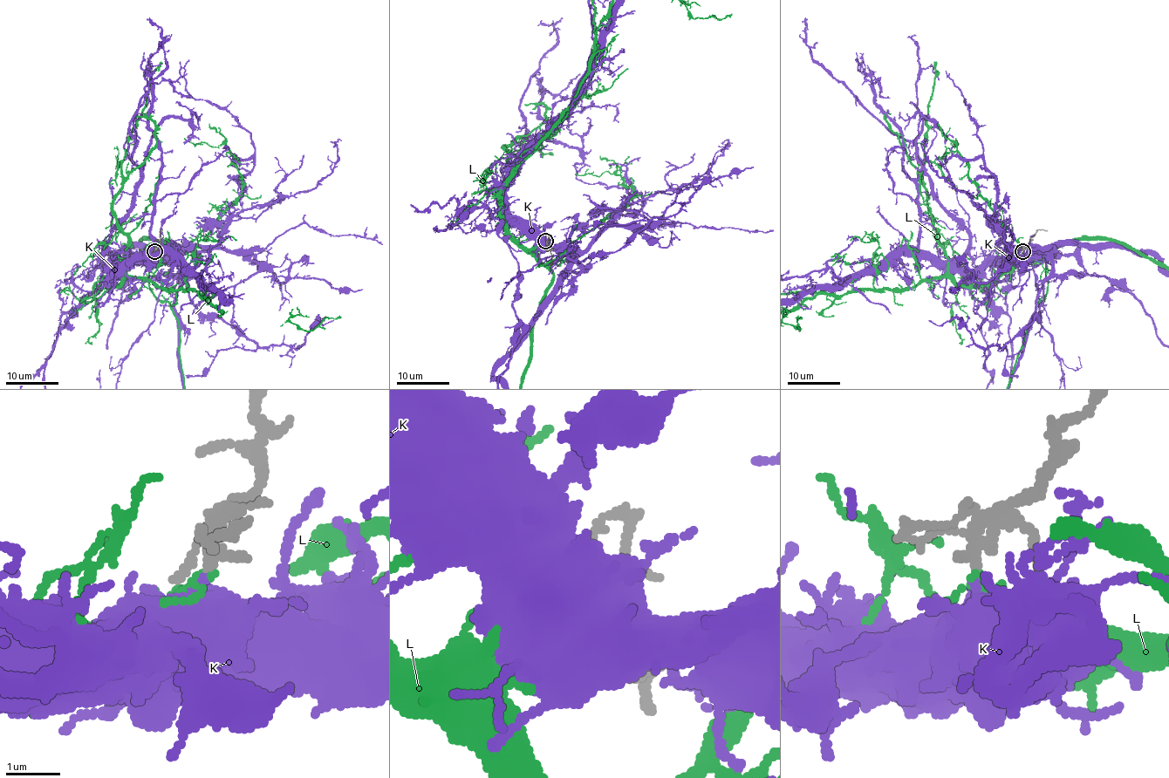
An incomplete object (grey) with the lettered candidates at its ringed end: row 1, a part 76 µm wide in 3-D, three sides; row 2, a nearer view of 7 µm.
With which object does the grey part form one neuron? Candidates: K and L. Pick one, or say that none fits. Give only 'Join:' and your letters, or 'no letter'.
Join: K

